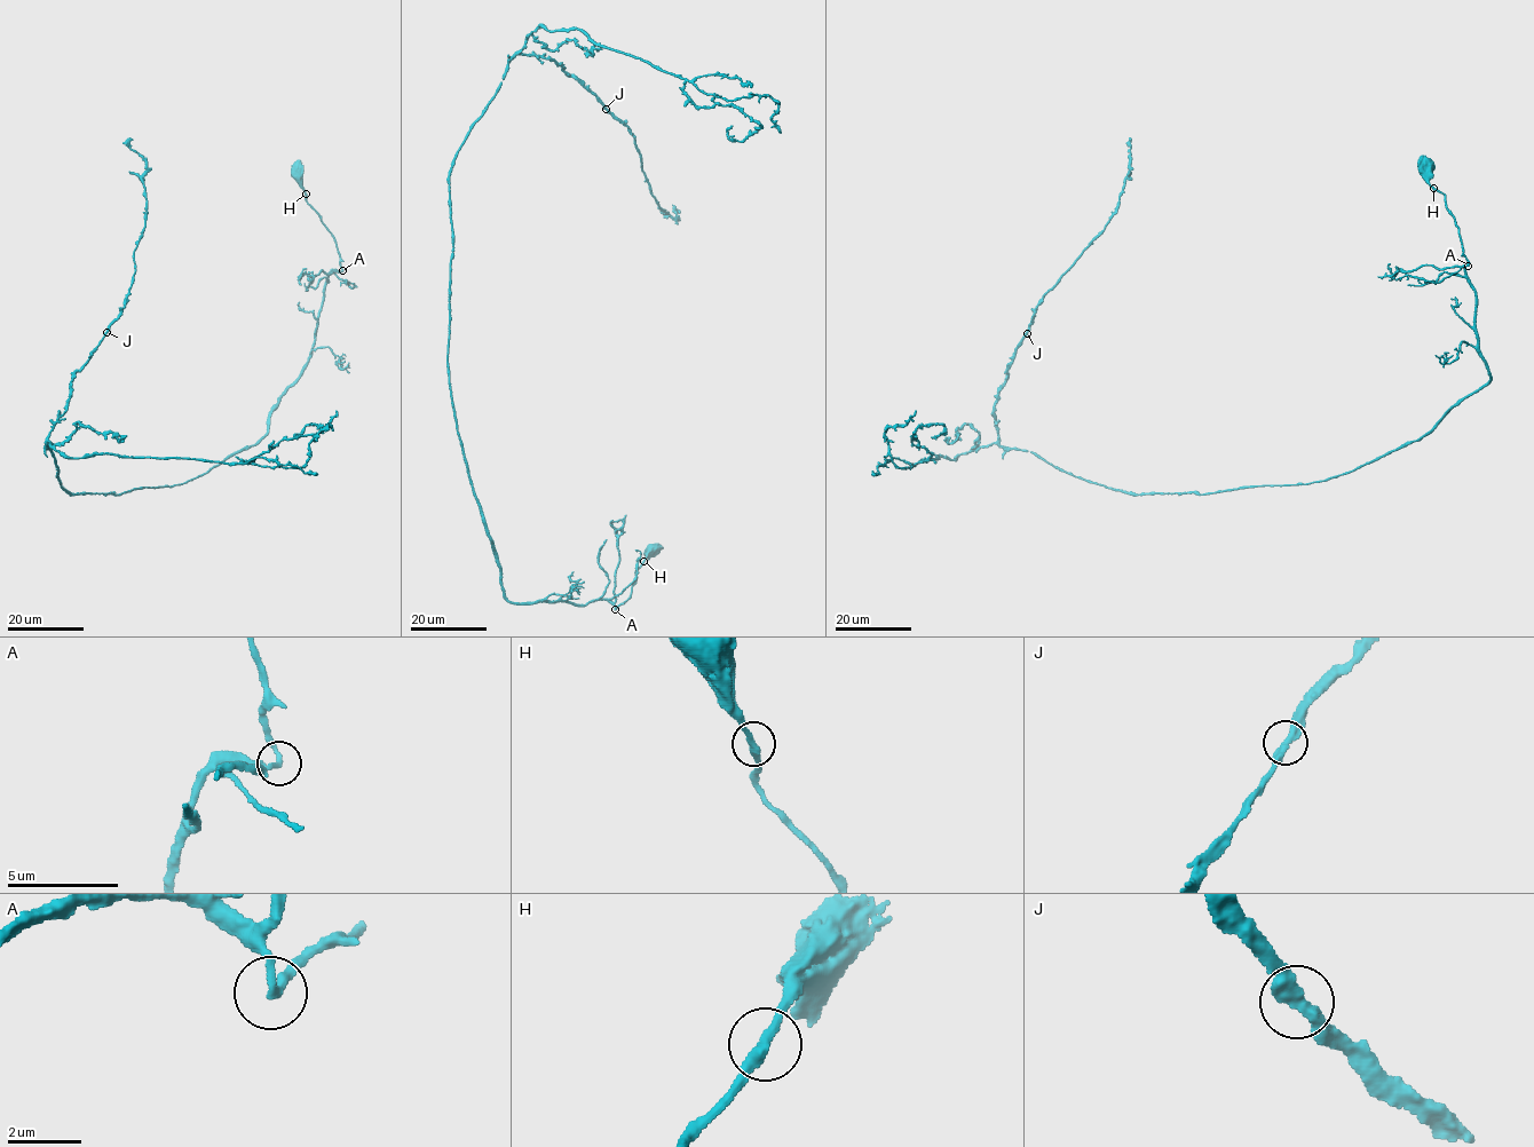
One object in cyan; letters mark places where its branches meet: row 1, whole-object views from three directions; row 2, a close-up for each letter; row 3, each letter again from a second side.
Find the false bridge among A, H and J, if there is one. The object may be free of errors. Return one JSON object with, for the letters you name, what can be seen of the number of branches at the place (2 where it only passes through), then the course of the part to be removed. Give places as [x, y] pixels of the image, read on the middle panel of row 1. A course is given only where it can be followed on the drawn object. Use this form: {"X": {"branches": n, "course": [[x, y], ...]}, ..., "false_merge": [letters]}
{"false_merge": []}

